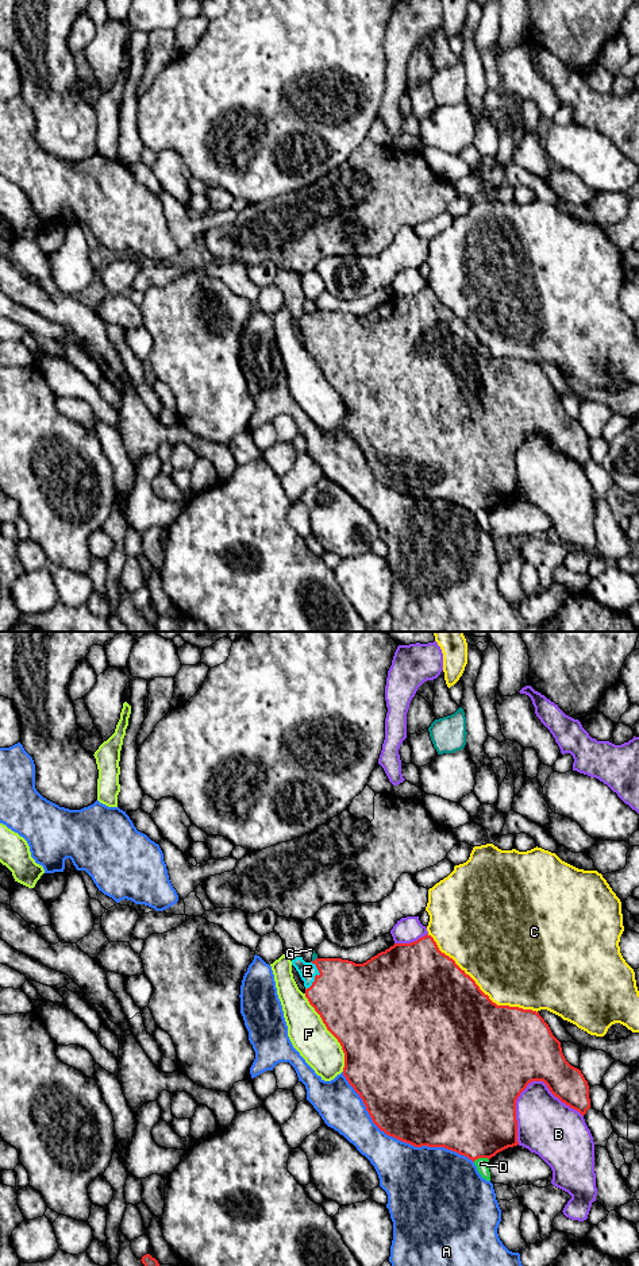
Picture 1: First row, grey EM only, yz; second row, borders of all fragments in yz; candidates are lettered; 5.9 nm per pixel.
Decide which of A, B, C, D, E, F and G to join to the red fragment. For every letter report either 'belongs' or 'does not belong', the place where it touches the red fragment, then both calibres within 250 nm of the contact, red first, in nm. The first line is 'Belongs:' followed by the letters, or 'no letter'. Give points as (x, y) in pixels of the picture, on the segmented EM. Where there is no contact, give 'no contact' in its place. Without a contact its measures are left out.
Belongs: E
A: does not belong; meets red in yz at (399, 1139); 500 nm thick on the red side, 380 nm on the other
B: does not belong; meets red in yz at (527, 1084); 500 nm thick on the red side, 320 nm on the other
C: does not belong; meets red in yz at (478, 988); 500 nm thick on the red side, 480 nm on the other
D: does not belong; meets red in yz at (480, 1157); 480 nm thick on the red side, 70 nm on the other
E: belongs; meets red in yz at (315, 976); 420 nm thick on the red side, 110 nm on the other
F: does not belong; meets red in yz at (330, 1031); 500 nm thick on the red side, 220 nm on the other
G: does not belong; meets red in yz at (315, 960); 360 nm thick on the red side, 30 nm on the other

